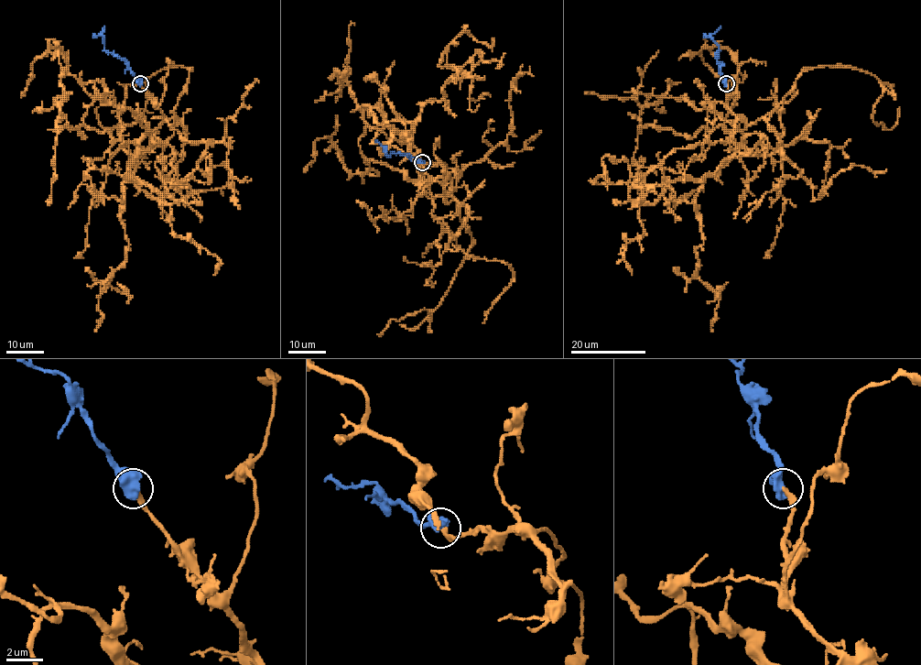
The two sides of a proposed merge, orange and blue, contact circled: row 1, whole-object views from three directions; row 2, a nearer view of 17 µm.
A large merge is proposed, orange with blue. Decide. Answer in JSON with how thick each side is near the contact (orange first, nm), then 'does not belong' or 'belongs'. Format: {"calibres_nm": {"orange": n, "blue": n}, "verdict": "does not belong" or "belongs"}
{"calibres_nm": {"orange": 240, "blue": 750}, "verdict": "belongs"}

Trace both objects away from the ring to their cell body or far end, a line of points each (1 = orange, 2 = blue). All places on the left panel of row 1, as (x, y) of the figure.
1: (140, 83), (164, 121), (138, 143), (129, 179), (171, 203), (164, 183), (189, 175), (209, 183), (210, 158)
2: (139, 83), (125, 60), (103, 49), (101, 32), (103, 27)

